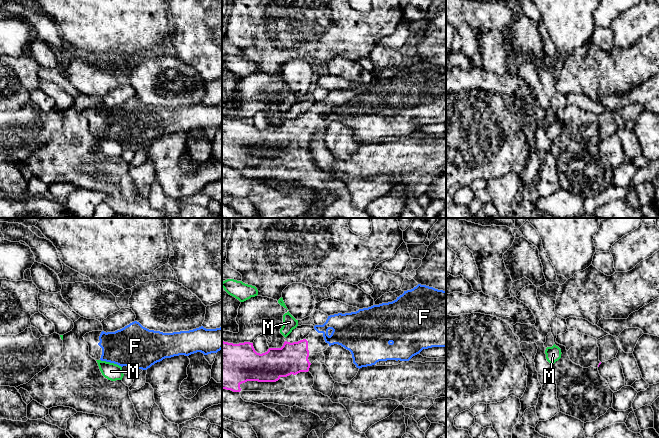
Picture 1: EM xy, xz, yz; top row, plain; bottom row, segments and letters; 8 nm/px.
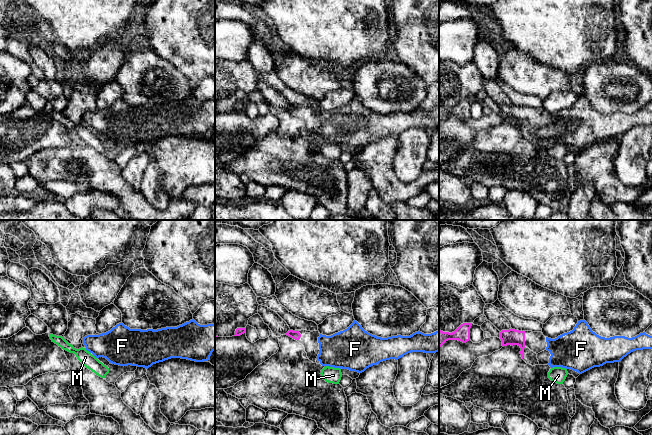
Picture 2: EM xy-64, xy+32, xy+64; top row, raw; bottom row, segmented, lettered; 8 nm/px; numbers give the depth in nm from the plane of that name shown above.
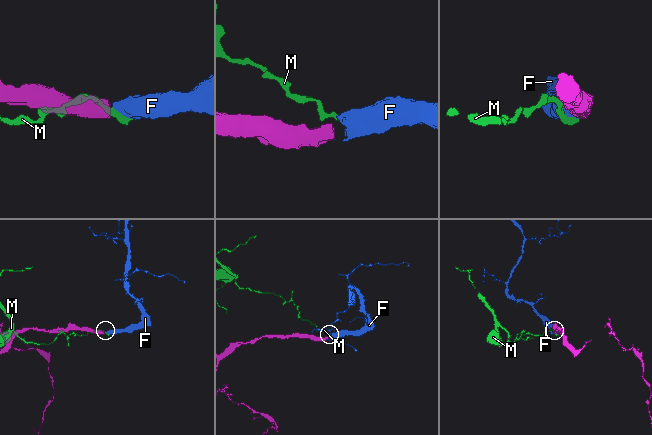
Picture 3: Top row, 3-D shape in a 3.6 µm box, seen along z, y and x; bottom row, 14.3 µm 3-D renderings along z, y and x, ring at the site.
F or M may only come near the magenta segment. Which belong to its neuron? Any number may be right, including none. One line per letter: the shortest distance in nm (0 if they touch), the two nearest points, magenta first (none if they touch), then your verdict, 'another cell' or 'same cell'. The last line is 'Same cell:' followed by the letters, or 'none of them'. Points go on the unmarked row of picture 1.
F: 110 nm | xz (305, 115), (315, 105) | same cell
M: 30 nm | xz (285, 117), (285, 113) | another cell
Same cell: F

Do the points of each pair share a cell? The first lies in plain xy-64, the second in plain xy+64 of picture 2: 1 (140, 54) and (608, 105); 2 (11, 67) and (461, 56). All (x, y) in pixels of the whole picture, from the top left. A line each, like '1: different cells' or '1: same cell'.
1: same cell
2: different cells

